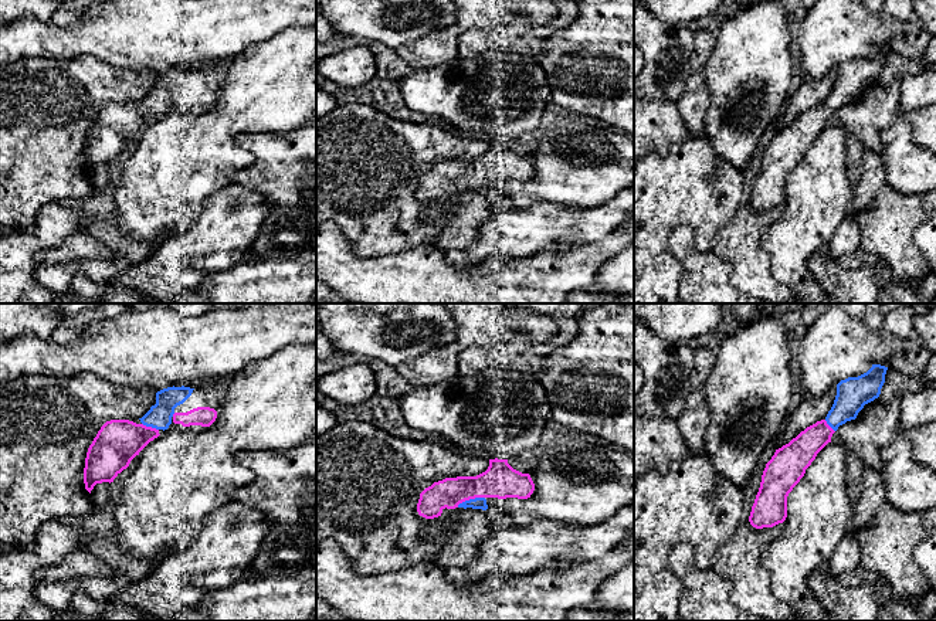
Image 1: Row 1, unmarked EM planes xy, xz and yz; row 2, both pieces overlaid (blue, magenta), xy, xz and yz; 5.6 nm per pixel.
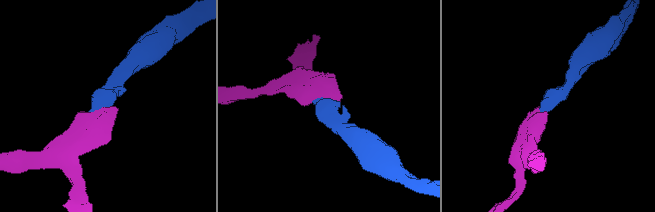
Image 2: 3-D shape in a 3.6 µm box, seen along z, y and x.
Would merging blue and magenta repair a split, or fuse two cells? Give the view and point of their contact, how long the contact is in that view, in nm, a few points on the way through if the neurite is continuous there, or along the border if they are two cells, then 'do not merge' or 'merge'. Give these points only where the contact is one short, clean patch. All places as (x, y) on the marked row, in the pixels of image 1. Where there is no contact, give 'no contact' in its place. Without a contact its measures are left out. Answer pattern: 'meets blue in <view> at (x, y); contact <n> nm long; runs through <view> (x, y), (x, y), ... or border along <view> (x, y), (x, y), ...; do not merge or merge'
meets blue in xz at (470, 499); contact 170 nm long; runs through xz (478, 502), (470, 499), (484, 485), (501, 481); merge

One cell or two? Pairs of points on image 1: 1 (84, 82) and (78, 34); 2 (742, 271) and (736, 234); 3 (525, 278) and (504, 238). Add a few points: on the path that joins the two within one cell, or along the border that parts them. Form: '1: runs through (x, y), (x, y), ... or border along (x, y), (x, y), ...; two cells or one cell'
1: border along (48, 57), (95, 56), (114, 64); two cells
2: runs through (742, 263), (739, 243); one cell
3: border along (521, 257), (481, 260); two cells

